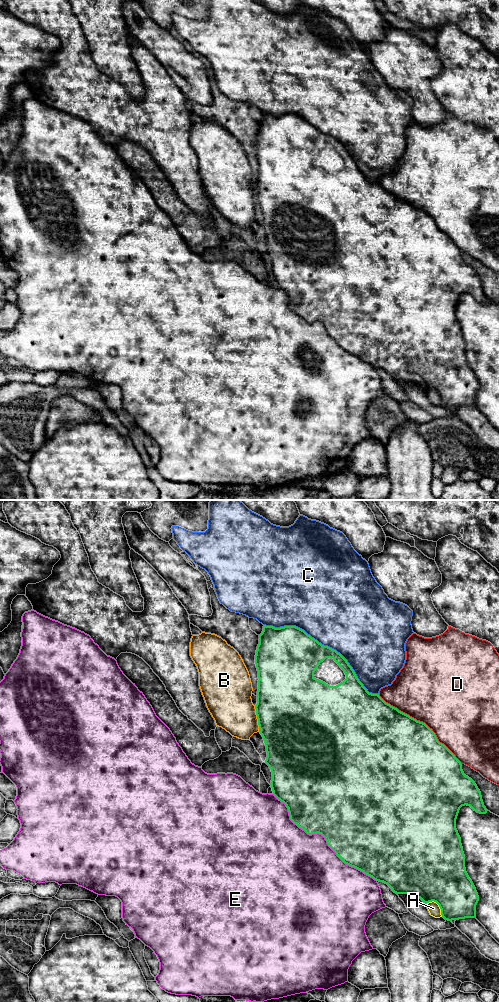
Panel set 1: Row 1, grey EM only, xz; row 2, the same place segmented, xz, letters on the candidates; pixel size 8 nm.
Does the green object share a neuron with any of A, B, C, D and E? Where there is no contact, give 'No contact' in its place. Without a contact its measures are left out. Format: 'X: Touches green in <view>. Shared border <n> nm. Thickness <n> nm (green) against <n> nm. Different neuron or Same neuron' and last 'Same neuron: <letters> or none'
A: Touches green in xz. Shared border 170 nm. Thickness 460 nm (green) against 90 nm. Different neuron
B: Touches green in xz. Shared border 220 nm. Thickness 500 nm (green) against 340 nm. Different neuron
C: Touches green in xz. Shared border 1100 nm. Thickness 380 nm (green) against 500 nm. Different neuron
D: Touches green in xz. Shared border 900 nm. Thickness 500 nm (green) against 500 nm. Different neuron
E: Touches green in xz. Shared border 1100 nm. Thickness 500 nm (green) against 440 nm. Different neuron
Same neuron: none

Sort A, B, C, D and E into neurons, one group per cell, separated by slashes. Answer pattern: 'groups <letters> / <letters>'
groups A / B / C / D / E

